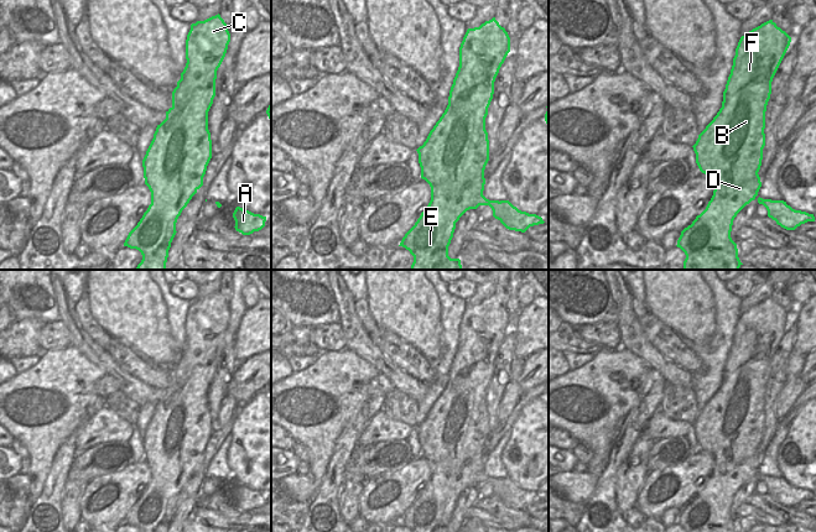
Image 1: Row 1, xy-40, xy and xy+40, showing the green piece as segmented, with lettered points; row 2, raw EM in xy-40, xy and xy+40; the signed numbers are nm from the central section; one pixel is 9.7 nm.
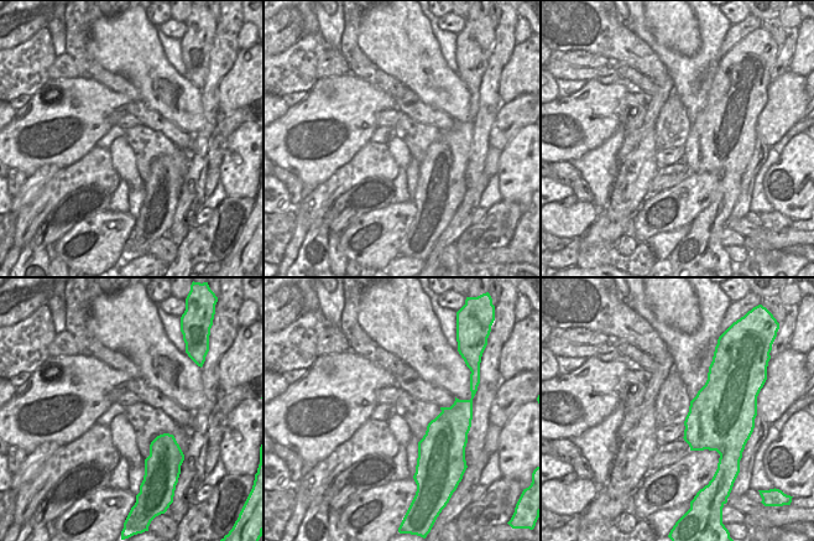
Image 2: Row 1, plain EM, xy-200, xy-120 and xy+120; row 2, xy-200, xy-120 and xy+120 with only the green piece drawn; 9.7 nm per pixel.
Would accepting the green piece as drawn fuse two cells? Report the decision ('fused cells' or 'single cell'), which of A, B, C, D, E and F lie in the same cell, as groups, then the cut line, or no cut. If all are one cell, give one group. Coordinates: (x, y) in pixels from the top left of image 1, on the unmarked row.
fused cells; A / B C D E F; cut in xy along (482, 471), (476, 479), (476, 484)

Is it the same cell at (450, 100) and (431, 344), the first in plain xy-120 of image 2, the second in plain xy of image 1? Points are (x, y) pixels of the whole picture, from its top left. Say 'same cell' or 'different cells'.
same cell

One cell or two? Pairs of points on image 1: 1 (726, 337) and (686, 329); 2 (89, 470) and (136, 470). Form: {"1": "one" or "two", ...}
{"1": "two", "2": "two"}

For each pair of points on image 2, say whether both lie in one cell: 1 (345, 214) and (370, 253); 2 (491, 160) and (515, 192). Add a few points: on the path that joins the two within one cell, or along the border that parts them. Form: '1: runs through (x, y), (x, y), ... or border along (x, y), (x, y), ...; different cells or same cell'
1: border along (377, 208), (360, 214), (342, 233); different cells
2: border along (502, 151), (496, 172); different cells

